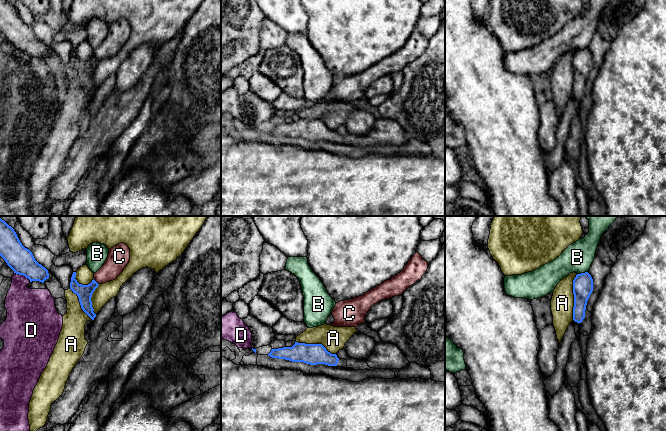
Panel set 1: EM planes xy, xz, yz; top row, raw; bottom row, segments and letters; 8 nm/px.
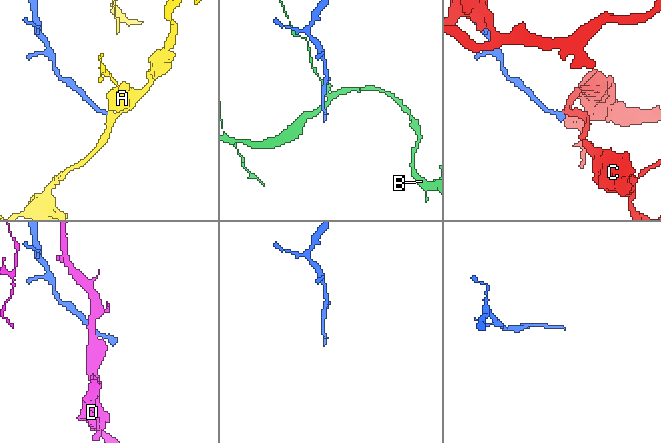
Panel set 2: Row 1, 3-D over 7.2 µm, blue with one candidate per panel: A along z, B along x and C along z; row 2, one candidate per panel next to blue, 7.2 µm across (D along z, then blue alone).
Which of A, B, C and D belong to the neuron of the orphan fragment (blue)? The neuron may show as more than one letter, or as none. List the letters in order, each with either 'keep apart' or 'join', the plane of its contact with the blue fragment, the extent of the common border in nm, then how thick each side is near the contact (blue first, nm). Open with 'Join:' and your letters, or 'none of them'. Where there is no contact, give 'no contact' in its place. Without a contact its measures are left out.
Join: none of them
A: keep apart; meets blue in yz; contact 380 nm long; 160 nm thick on the blue side, 190 nm on the other
B: keep apart; meets blue in yz; contact 90 nm long; 160 nm thick on the blue side, 240 nm on the other
C: keep apart; meets blue in xy; contact 60 nm long; 130 nm thick on the blue side, 170 nm on the other
D: keep apart; meets blue in xy; contact 150 nm long; 200 nm thick on the blue side, 280 nm on the other

